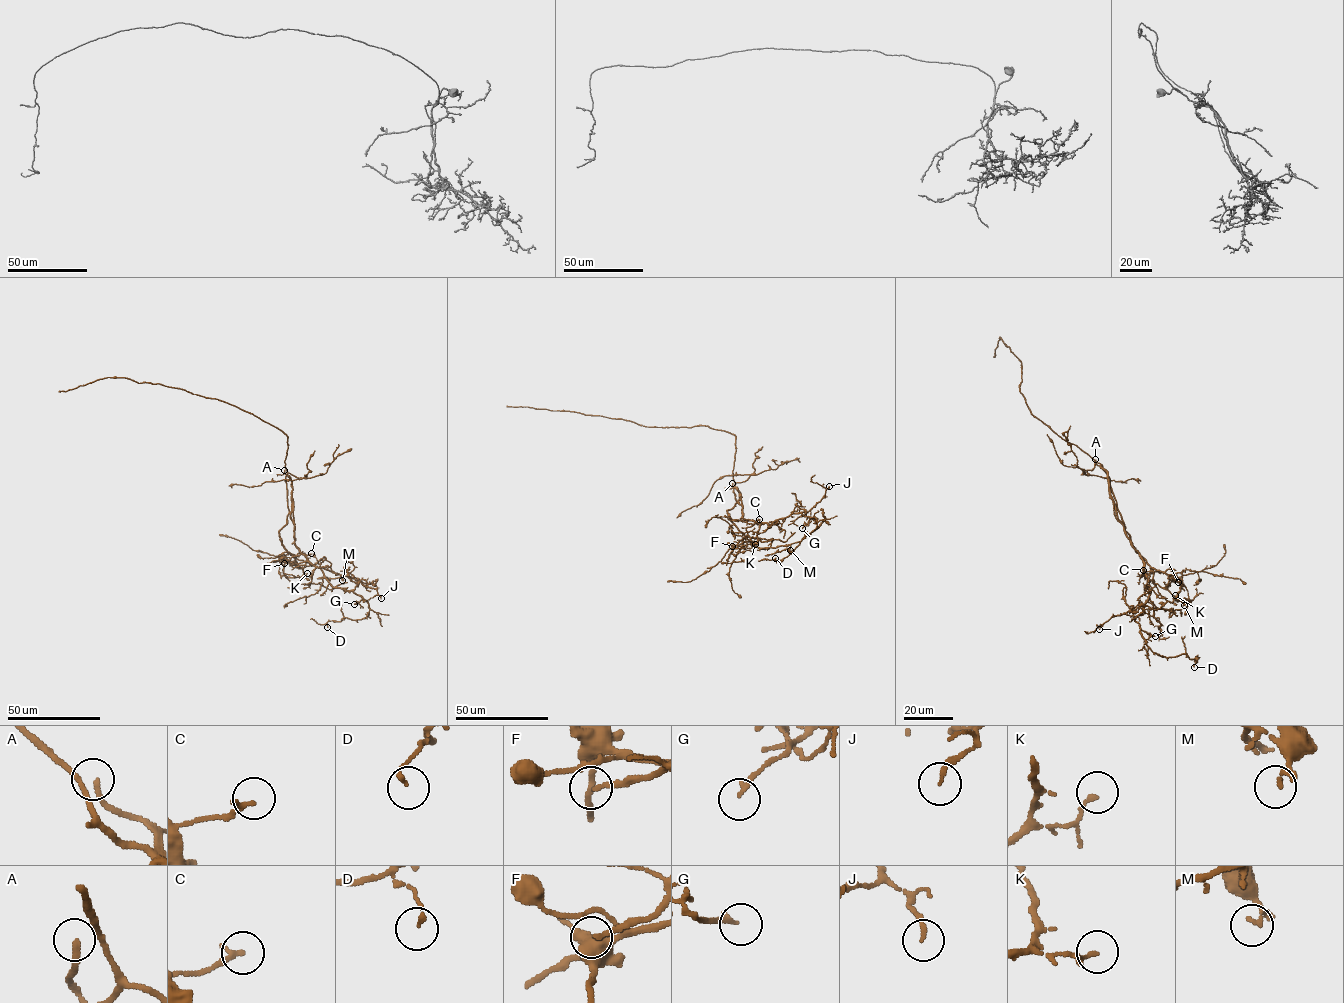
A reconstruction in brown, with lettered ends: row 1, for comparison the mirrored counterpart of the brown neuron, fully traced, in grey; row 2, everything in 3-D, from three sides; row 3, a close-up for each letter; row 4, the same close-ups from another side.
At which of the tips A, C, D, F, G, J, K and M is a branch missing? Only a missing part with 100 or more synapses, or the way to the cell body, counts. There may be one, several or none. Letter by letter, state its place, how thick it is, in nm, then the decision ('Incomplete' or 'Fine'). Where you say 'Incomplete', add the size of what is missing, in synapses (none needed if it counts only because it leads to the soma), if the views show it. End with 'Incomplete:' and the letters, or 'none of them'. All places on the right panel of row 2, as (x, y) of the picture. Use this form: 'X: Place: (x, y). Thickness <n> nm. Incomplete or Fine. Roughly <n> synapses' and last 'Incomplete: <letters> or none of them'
A: Place: (1095, 459). Thickness 200 nm. Incomplete
C: Place: (1143, 570). Thickness 200 nm. Fine
D: Place: (1194, 667). Thickness 140 nm. Fine
F: Place: (1178, 582). Thickness 190 nm. Fine
G: Place: (1155, 636). Thickness 160 nm. Fine
J: Place: (1099, 629). Thickness 170 nm. Fine
K: Place: (1175, 595). Thickness 140 nm. Fine
M: Place: (1184, 605). Thickness 200 nm. Fine
Incomplete: A

